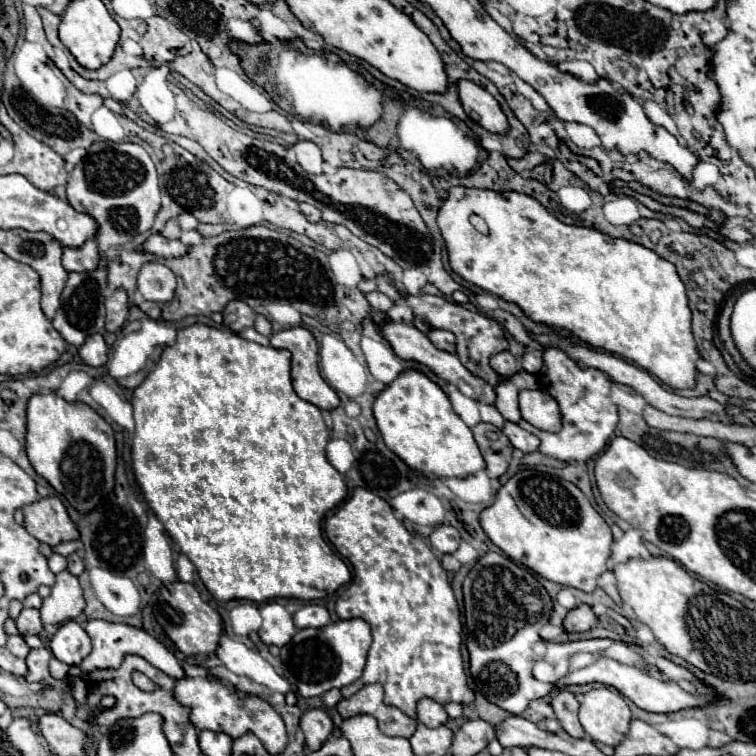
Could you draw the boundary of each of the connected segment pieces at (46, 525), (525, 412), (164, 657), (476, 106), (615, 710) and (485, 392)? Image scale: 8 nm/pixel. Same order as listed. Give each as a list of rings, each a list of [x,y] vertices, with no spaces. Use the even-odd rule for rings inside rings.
[[[57,496],[41,498],[23,506],[21,510],[25,516],[25,530],[39,542],[55,546],[79,538],[75,524],[71,522],[63,502]]]
[[[521,390],[519,392],[519,410],[523,420],[545,432],[561,430],[561,410],[555,398],[543,390]]]
[[[89,620],[89,622],[83,624],[83,628],[87,630],[87,634],[91,638],[91,644],[93,644],[91,654],[79,664],[79,670],[85,672],[85,674],[89,674],[93,670],[119,668],[125,656],[137,654],[171,678],[183,678],[185,676],[183,668],[179,666],[179,660],[161,642],[157,642],[153,636],[149,636],[145,630],[133,628],[133,626],[127,626],[127,624],[111,624],[111,622],[105,622],[105,620]]]
[[[461,80],[459,82],[459,98],[463,102],[463,108],[467,116],[477,122],[481,128],[495,132],[495,134],[505,134],[509,130],[507,116],[503,114],[499,102],[481,86]]]
[[[591,688],[579,700],[579,722],[589,738],[617,746],[629,730],[631,710],[625,697],[614,688]]]
[[[389,320],[389,322],[381,324],[381,332],[383,332],[385,340],[391,344],[391,348],[395,350],[395,354],[397,354],[399,358],[427,366],[427,368],[429,368],[435,376],[439,376],[441,380],[445,380],[445,382],[449,382],[449,384],[455,384],[455,386],[461,390],[461,394],[465,394],[467,398],[473,398],[473,400],[477,400],[477,402],[481,402],[481,404],[491,404],[491,406],[495,404],[497,394],[495,394],[495,388],[493,388],[491,384],[483,382],[483,378],[475,378],[475,374],[471,374],[471,372],[459,362],[457,354],[449,354],[449,352],[443,352],[443,350],[435,348],[435,346],[429,342],[429,338],[427,338],[423,332],[419,332],[415,326],[407,326],[405,322],[393,322],[393,320]]]

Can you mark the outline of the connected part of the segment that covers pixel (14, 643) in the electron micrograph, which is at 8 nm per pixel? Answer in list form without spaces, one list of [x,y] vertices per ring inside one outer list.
[[[19,634],[9,636],[9,640],[7,640],[7,650],[9,650],[13,656],[17,656],[17,658],[27,658],[27,654],[29,654],[29,646],[25,644],[23,636],[19,636]]]

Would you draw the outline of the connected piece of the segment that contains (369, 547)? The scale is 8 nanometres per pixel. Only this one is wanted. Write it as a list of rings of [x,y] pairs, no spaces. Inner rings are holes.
[[[355,488],[353,494],[341,506],[337,506],[337,510],[325,520],[325,534],[329,542],[337,548],[337,552],[353,566],[353,580],[339,596],[335,612],[341,620],[365,620],[371,626],[373,634],[373,644],[369,648],[365,670],[357,682],[341,688],[343,698],[351,698],[351,694],[355,694],[363,686],[377,682],[385,690],[385,704],[399,708],[411,718],[417,718],[415,708],[421,698],[433,698],[439,704],[471,704],[475,696],[467,686],[461,658],[459,606],[447,582],[447,574],[441,568],[441,562],[433,556],[429,544],[409,534],[403,522],[395,518],[391,506],[365,488]]]

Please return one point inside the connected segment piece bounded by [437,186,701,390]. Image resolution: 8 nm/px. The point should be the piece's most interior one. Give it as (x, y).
(613, 294)

